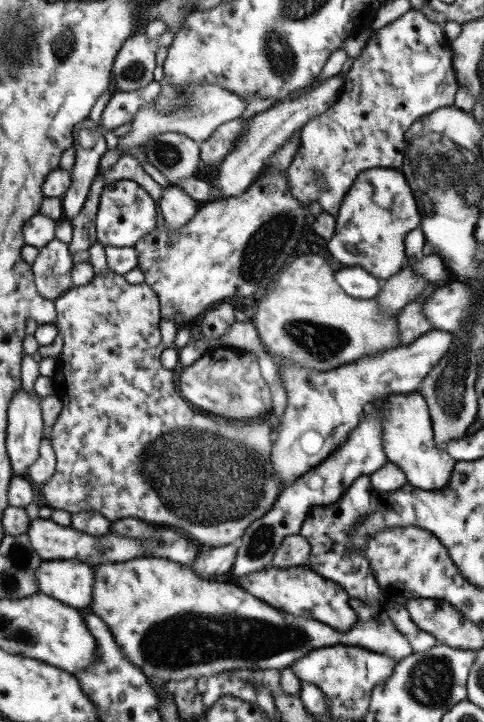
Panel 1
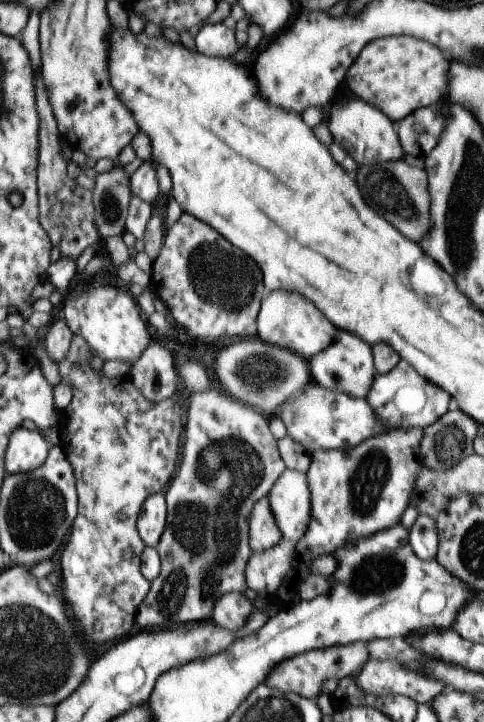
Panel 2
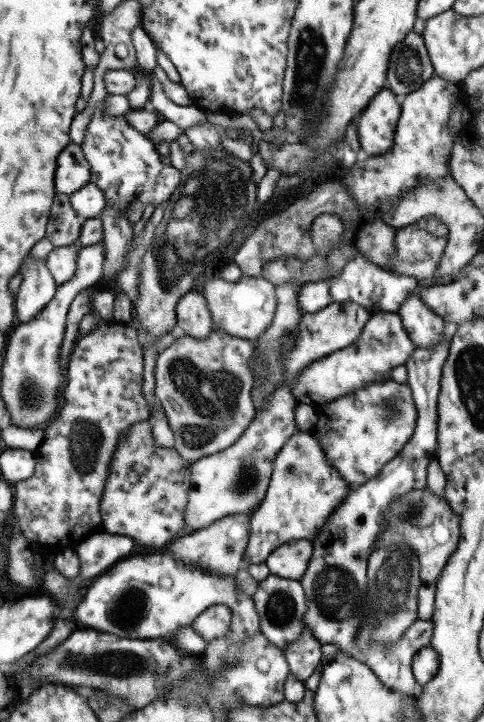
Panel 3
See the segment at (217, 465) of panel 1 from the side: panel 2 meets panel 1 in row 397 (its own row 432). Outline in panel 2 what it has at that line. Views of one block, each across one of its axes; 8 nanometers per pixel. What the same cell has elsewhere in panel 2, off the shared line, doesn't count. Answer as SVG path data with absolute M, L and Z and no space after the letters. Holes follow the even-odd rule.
M72 334L70 338L70 344L68 351L64 358L59 362L54 362L57 366L59 373L59 383L67 384L71 386L71 402L69 402L67 409L64 411L64 415L61 416L60 422L66 427L66 430L72 435L67 436L67 444L62 448L64 455L67 457L67 462L70 462L73 476L75 478L76 486L76 497L77 497L77 510L75 518L70 526L70 532L65 539L65 542L59 549L56 558L56 573L55 580L57 581L59 590L59 595L62 597L64 604L67 606L68 612L73 612L72 620L77 620L79 628L83 628L83 642L91 642L97 645L100 645L104 642L109 642L109 640L115 640L115 638L121 638L125 634L131 632L133 628L134 618L136 614L136 608L139 606L139 603L145 598L147 591L150 587L150 582L147 582L146 578L141 576L141 571L139 570L139 561L140 554L145 548L143 540L139 538L137 534L136 522L139 514L139 509L143 504L143 501L152 494L163 493L165 487L168 485L168 482L173 476L174 470L176 469L176 463L178 462L179 457L179 447L182 441L183 434L183 425L181 424L181 414L179 403L175 402L175 399L165 398L159 402L149 402L147 398L141 396L141 392L137 390L133 383L124 377L116 378L105 378L101 374L101 370L93 370L89 366L89 360L93 357L87 342L85 342L77 334Z

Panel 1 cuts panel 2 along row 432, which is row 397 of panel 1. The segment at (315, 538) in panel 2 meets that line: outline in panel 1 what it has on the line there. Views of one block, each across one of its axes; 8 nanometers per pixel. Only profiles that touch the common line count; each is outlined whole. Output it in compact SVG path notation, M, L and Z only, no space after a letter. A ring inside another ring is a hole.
M419 392L395 393L367 403L363 414L378 408L382 417L382 452L386 460L396 464L405 475L406 482L424 491L441 491L450 483L450 474L456 461L445 452L435 448L430 416L426 402Z

